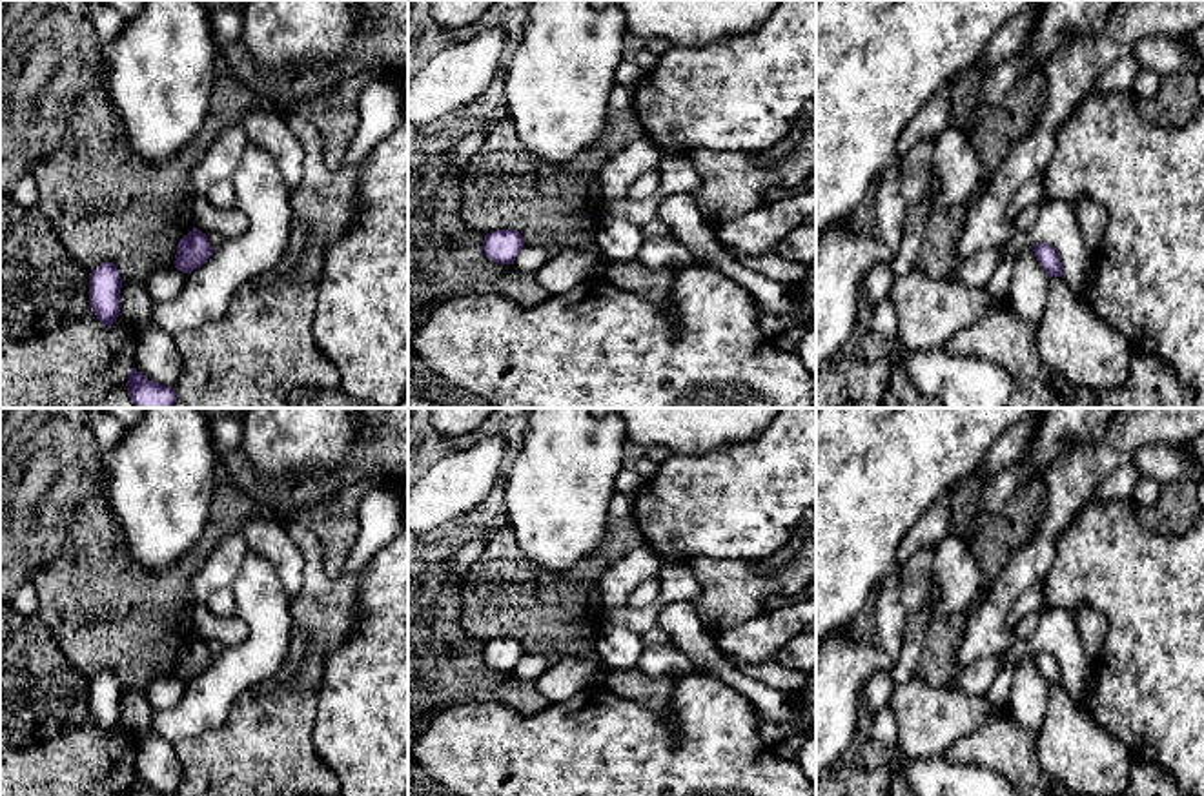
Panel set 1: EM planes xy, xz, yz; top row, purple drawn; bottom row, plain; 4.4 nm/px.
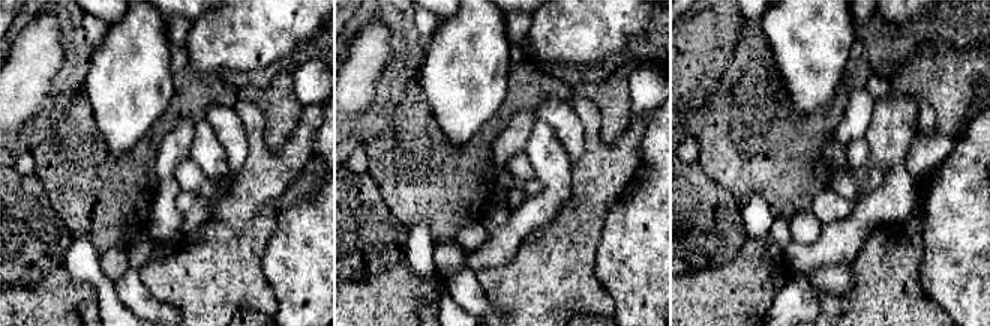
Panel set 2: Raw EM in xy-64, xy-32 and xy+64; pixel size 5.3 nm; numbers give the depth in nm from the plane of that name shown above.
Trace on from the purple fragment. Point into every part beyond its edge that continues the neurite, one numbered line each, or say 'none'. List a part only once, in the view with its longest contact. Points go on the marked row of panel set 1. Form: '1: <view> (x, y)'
none

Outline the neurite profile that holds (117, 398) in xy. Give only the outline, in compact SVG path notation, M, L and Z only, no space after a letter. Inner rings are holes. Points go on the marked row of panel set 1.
M126 384L113 386L100 401L82 408L137 408L129 397Z

